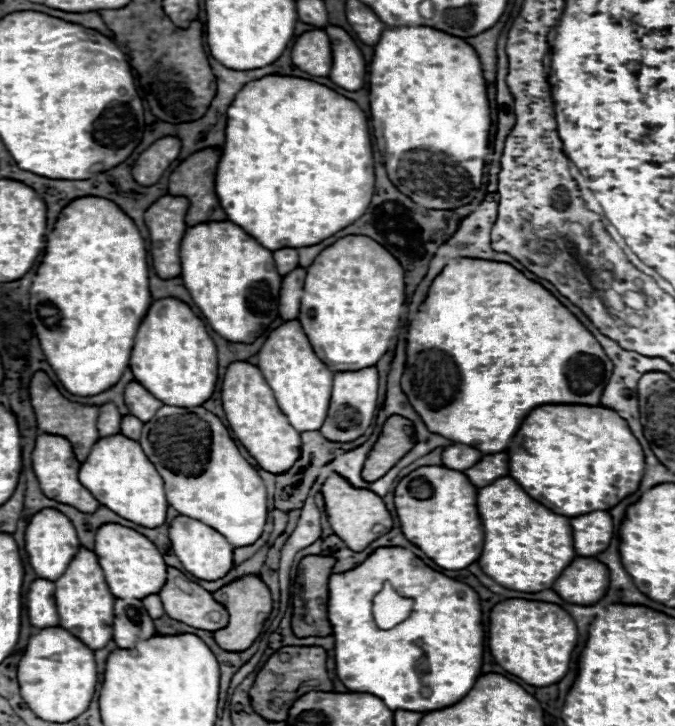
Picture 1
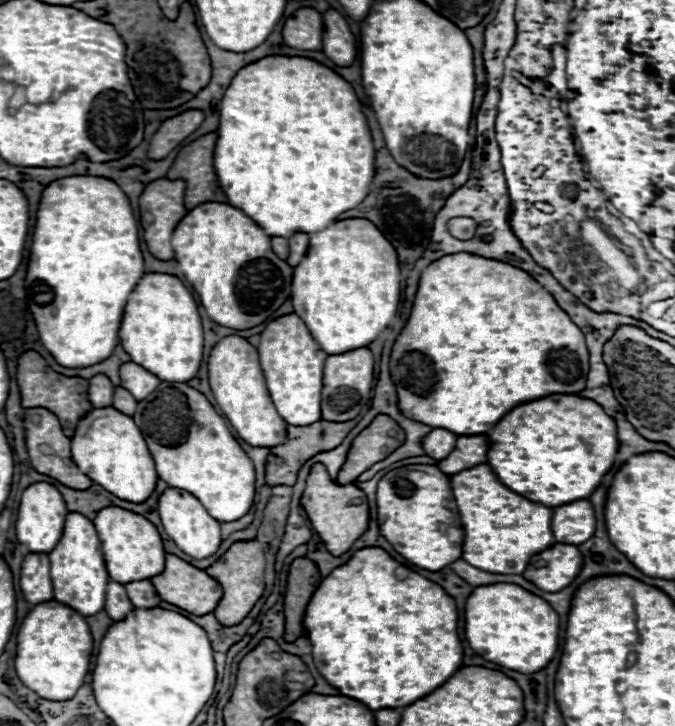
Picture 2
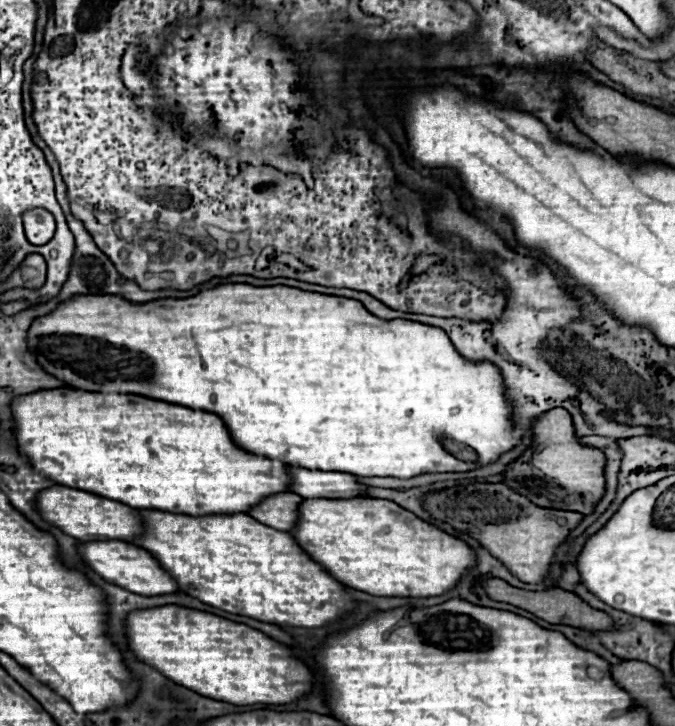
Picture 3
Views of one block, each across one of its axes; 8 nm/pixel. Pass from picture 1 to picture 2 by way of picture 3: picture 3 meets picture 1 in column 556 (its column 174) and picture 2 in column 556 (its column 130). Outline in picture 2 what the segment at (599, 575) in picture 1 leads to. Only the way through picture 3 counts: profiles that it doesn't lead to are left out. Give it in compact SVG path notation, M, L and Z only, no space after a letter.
M554 544L530 560L524 578L544 592L558 592L574 582L578 570L582 570L580 550L568 544Z

